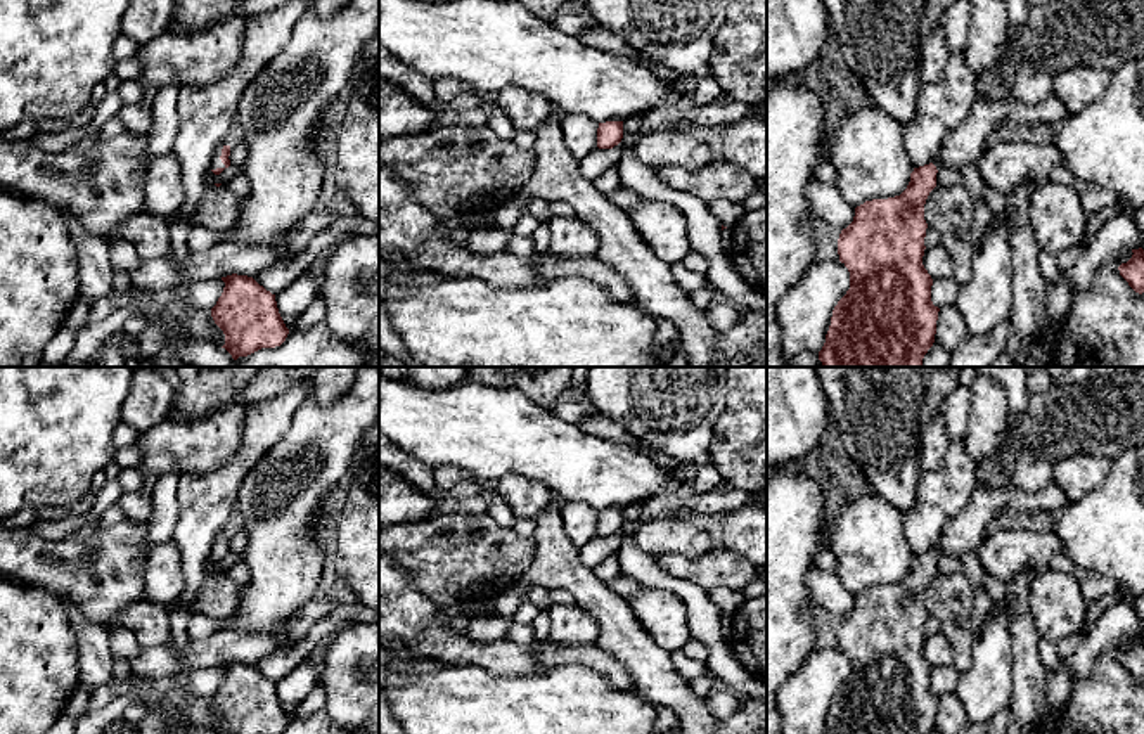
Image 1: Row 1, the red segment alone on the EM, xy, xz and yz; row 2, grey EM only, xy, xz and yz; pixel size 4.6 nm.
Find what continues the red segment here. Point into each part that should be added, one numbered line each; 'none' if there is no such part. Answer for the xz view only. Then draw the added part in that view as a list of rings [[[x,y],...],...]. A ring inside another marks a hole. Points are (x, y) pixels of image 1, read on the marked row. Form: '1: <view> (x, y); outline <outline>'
none

